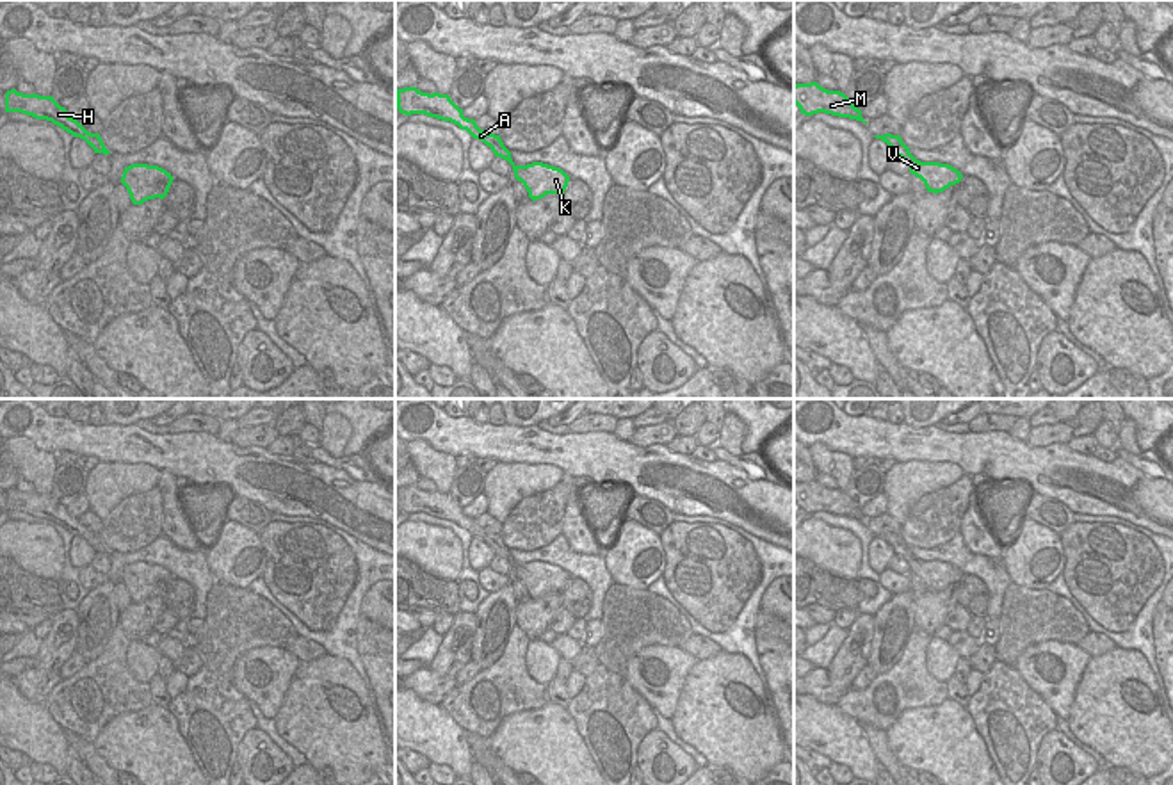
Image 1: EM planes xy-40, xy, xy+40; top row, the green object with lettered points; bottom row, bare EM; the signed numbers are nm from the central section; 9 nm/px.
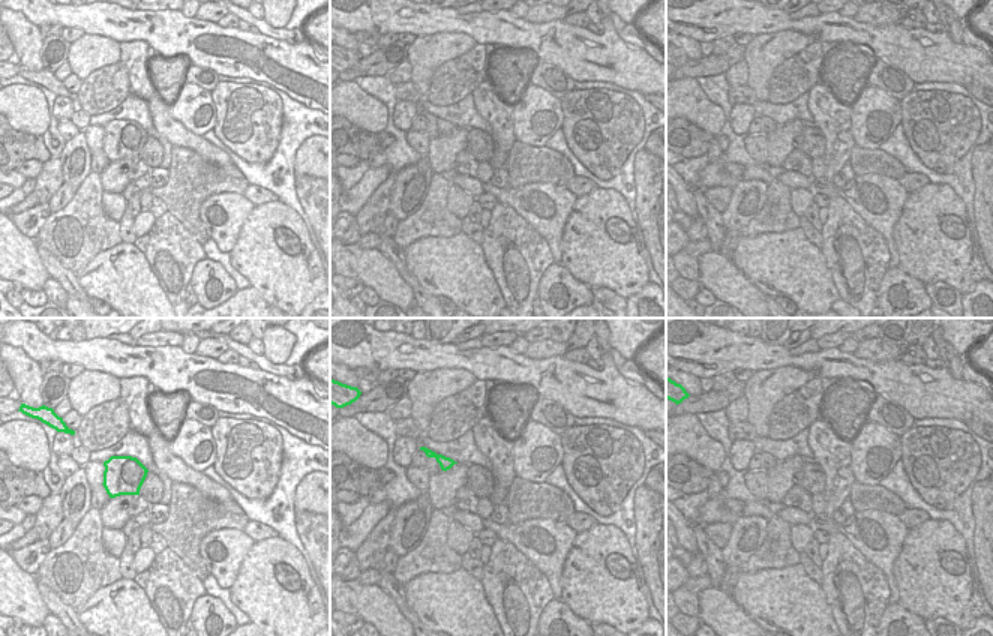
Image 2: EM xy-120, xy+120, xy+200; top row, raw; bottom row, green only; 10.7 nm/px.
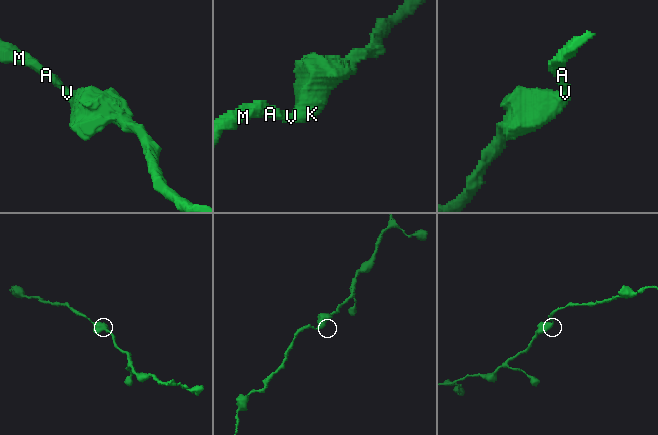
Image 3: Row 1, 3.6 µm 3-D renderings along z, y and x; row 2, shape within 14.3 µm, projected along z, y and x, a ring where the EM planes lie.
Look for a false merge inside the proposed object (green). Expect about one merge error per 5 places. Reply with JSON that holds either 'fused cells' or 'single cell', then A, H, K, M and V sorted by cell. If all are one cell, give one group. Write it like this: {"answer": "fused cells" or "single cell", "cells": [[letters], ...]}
{"answer": "single cell", "cells": [["A", "H", "K", "M", "V"]]}

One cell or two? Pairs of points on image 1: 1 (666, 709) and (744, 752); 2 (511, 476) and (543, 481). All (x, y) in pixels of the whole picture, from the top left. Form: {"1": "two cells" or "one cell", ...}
{"1": "two cells", "2": "one cell"}

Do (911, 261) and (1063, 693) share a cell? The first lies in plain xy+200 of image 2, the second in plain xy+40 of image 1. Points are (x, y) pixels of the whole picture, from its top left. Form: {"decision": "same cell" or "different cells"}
{"decision": "different cells"}

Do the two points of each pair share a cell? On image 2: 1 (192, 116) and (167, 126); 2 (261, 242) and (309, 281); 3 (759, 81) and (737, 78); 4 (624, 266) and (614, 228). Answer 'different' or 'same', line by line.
1: different
2: same
3: different
4: same

